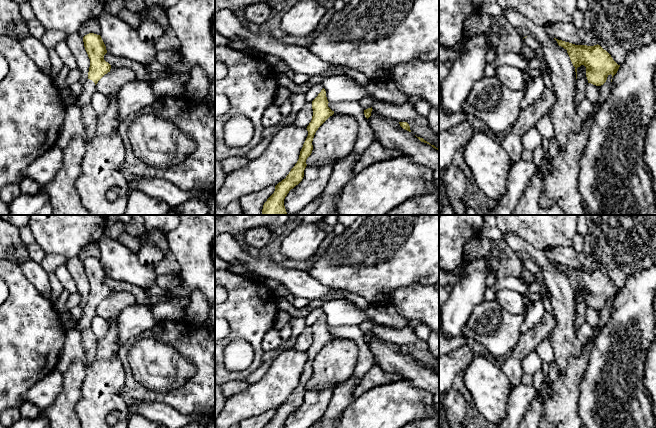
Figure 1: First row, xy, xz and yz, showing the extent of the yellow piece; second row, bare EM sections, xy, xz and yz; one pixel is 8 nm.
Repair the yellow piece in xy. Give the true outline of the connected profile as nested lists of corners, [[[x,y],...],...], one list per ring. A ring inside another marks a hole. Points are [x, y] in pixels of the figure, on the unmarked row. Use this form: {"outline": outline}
{"outline": [[[89,257],[83,261],[83,266],[90,283],[90,291],[88,303],[76,326],[79,331],[91,327],[92,319],[96,315],[96,308],[111,293],[111,289],[104,284],[107,274],[100,259]]]}

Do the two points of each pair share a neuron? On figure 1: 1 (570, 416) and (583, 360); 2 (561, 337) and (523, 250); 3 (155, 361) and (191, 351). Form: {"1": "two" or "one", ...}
{"1": "one", "2": "one", "3": "two"}

